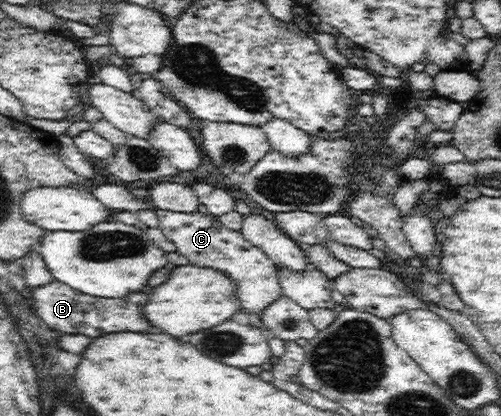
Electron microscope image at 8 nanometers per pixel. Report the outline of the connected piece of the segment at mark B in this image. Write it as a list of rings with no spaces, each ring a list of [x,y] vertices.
[[[54,280],[46,285],[30,289],[32,299],[36,301],[36,311],[51,330],[63,331],[65,334],[88,335],[100,337],[114,331],[152,331],[150,321],[142,313],[142,305],[148,303],[148,293],[134,293],[122,299],[106,299],[82,293],[61,281]]]

